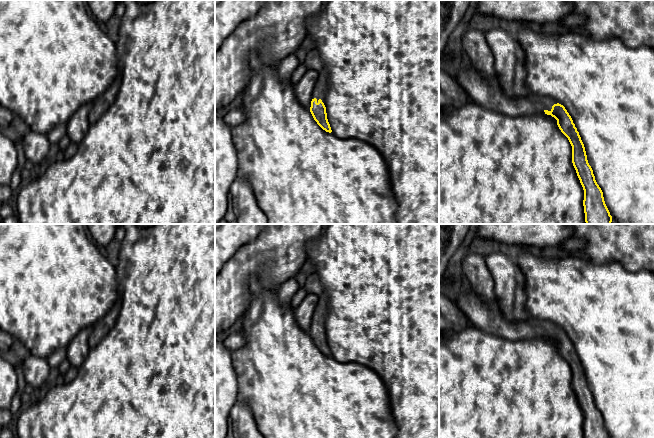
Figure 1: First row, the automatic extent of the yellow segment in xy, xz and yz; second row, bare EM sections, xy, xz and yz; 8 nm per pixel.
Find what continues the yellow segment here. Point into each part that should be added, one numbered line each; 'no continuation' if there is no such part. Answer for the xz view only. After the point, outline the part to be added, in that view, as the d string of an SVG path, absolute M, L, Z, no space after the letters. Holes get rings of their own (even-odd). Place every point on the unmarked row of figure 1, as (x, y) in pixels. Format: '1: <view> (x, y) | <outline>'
no continuation

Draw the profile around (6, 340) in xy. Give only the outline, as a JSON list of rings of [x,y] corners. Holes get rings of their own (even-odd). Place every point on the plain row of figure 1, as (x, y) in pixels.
[[[0,329],[0,352],[8,350],[14,342],[14,338]]]

